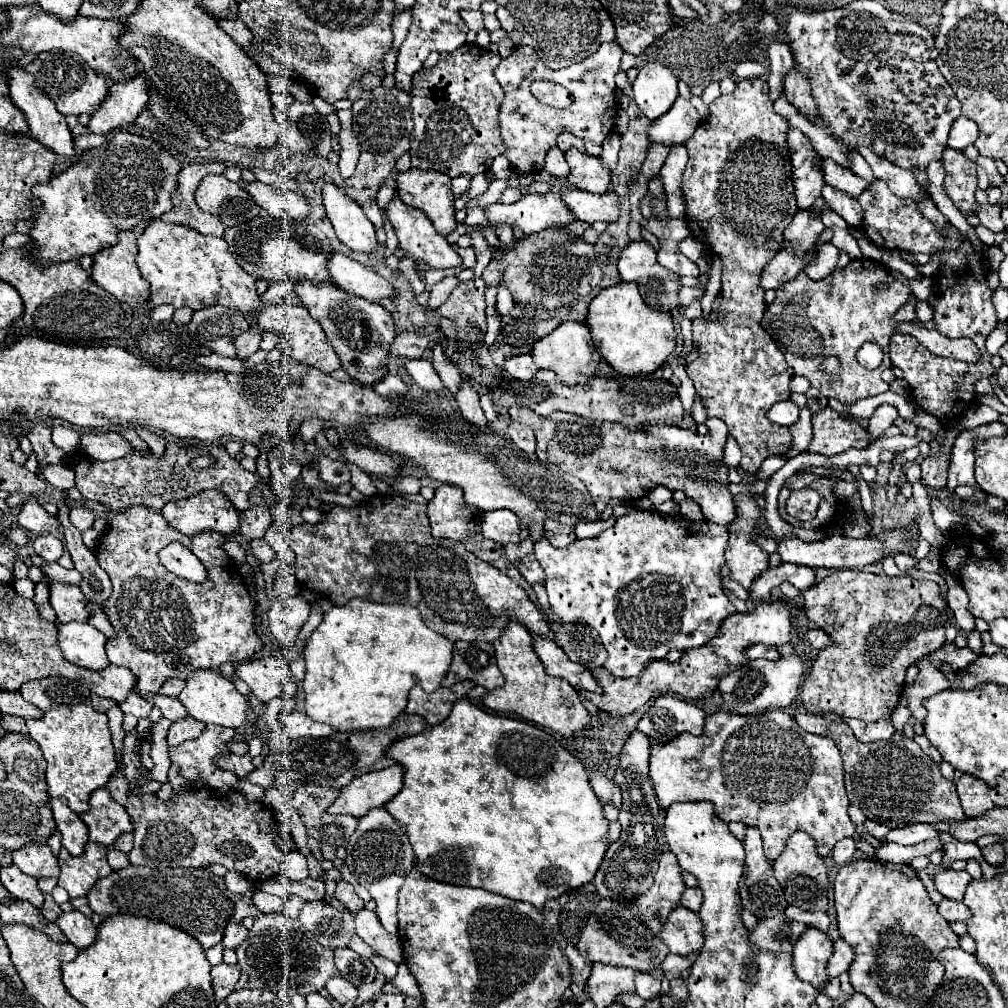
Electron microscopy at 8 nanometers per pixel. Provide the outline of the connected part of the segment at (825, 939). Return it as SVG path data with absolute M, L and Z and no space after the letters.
M807 928L797 940L793 950L793 970L797 978L821 990L823 984L829 982L825 966L831 954L833 954L833 942L829 940L829 936L821 930Z

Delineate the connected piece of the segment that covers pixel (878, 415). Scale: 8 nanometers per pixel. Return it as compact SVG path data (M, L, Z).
M881 404L869 418L869 426L867 426L869 442L875 442L883 434L883 430L887 430L893 424L895 418L897 418L897 408L891 404Z

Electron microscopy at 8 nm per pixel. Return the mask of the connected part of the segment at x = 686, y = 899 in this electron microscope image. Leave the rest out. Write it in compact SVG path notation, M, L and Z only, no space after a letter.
M685 888L683 898L681 898L681 906L697 912L699 906L701 906L701 902L703 902L703 894L701 894L699 888Z

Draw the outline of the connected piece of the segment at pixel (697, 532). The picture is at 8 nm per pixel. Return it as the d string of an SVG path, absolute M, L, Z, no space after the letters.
M633 508L633 512L629 516L617 518L617 522L611 528L607 528L605 532L601 532L599 536L575 540L567 548L561 548L561 550L553 548L547 538L541 538L535 544L535 556L537 556L539 564L541 564L541 568L545 570L545 588L547 588L547 594L549 594L549 604L551 604L553 614L559 616L561 622L585 622L591 628L595 628L599 632L599 636L601 636L601 642L605 644L605 650L609 652L609 660L605 662L605 668L615 676L629 678L629 676L637 676L649 662L663 660L665 654L671 648L677 648L677 650L683 652L683 650L699 648L699 646L707 644L717 634L721 622L735 612L735 606L731 604L731 600L723 594L723 590L719 586L719 582L721 582L719 568L725 562L724 553L727 540L729 540L729 530L725 526L705 522L705 520L703 522L689 522L685 518L667 518L667 516L661 516L657 512L645 512L645 510L635 510Z

